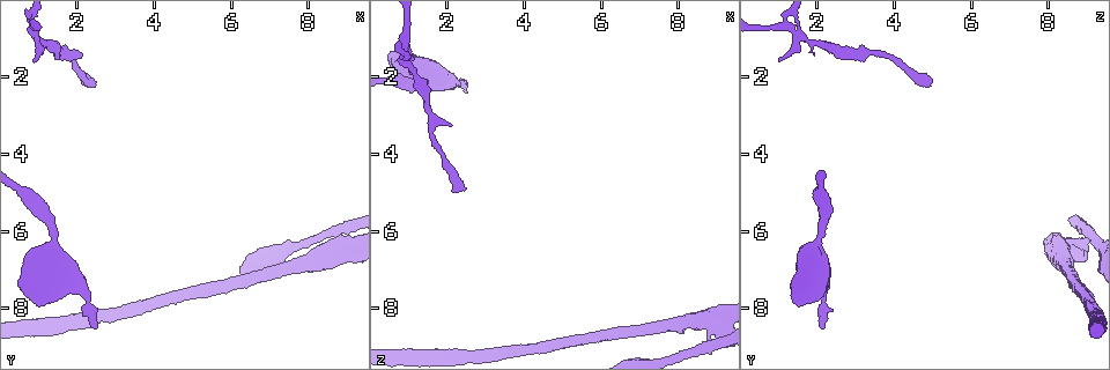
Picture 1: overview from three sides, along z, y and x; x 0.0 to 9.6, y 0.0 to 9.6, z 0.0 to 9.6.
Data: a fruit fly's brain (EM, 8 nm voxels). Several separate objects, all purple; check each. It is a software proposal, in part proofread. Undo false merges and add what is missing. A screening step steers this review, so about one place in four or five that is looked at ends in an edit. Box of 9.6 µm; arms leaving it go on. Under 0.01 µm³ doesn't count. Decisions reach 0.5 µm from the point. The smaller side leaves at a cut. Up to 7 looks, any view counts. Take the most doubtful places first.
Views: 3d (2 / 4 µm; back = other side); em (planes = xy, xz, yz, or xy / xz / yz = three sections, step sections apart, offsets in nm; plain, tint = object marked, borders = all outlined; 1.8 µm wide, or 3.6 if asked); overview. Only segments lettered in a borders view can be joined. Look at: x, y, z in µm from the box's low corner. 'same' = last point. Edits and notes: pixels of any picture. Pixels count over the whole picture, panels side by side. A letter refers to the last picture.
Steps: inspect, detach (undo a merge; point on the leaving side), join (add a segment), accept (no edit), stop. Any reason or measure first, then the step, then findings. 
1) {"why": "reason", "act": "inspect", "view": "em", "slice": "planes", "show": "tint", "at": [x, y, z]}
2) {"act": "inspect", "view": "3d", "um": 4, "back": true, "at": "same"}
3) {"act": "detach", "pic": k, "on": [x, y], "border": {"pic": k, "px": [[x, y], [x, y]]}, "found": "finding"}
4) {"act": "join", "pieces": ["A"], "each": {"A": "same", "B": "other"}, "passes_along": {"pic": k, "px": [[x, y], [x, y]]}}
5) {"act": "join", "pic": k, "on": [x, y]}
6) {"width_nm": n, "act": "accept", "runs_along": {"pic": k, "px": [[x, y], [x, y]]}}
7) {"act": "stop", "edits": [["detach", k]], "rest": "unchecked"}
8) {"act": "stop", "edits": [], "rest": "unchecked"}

{"why": "long arm stops here", "act": "inspect", "view": "3d", "um": 2, "at": [2.50, 2.30, 4.95]}

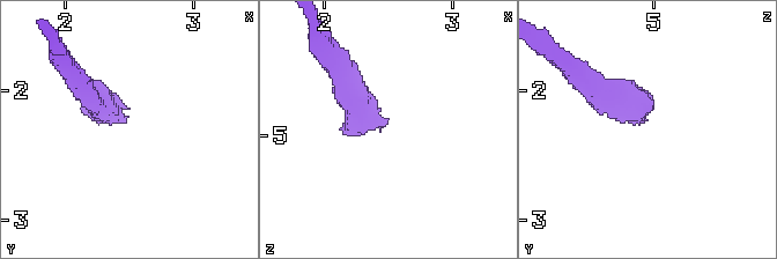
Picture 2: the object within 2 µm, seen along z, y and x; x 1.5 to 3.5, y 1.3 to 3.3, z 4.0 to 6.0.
{"act": "inspect", "view": "em", "slice": "planes", "show": "plain", "at": [2.48, 2.24, 4.92]}

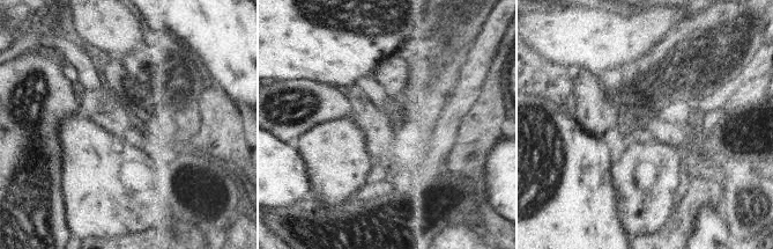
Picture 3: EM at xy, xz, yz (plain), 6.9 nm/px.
{"act": "inspect", "view": "em", "slice": "planes", "show": "borders", "at": "same"}

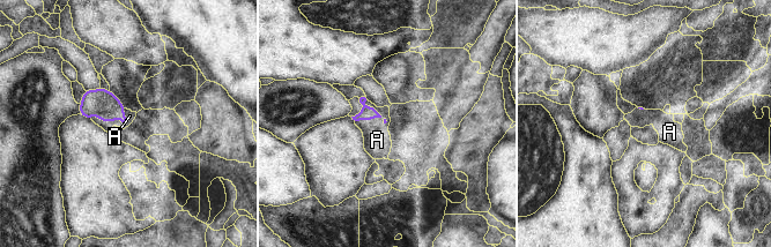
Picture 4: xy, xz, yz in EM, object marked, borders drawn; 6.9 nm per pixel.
{"longest_contact_nm": ["A", 260], "act": "join", "pieces": ["A"], "each": {"A": "same"}, "passes_along": {"pic": 4, "px": [[101, 102], [109, 120], [130, 115]]}, "found": "it goes on there"}

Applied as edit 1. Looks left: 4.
{"why": "branch stops here", "act": "inspect", "view": "3d", "um": 4, "back": true, "at": [2.55, 8.50, 2.15]}

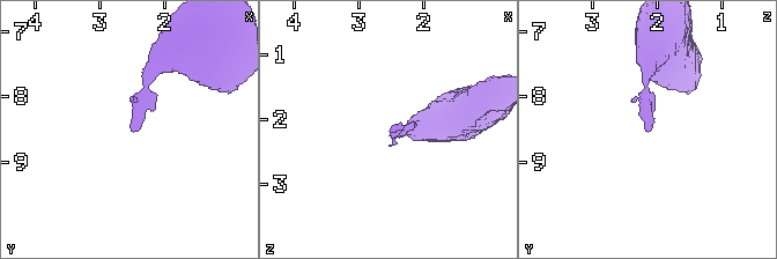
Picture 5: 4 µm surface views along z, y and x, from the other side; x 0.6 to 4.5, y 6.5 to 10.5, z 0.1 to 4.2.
{"act": "inspect", "view": "em", "slice": "planes", "show": "tint", "at": [2.50, 8.55, 2.15]}

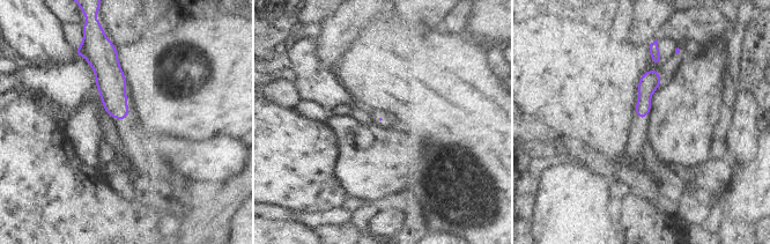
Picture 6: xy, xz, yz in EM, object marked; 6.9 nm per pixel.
{"why": "see the neighbours", "act": "inspect", "view": "em", "slice": "planes", "show": "borders", "at": "same"}

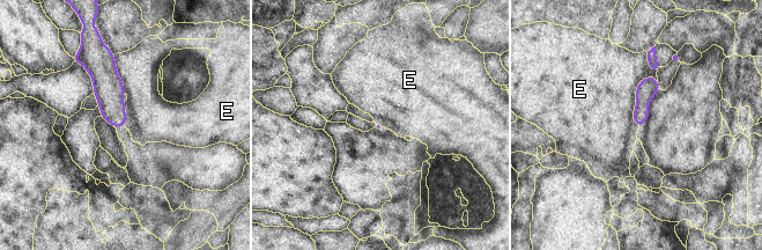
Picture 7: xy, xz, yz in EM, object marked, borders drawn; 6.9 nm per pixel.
{"act": "accept", "each": {"E": "other"}, "border": {"pic": 7, "px": [[653, 74], [635, 94], [638, 127]]}, "found": "none of them fits"}

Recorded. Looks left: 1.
{"act": "stop", "edits": [["join", 4]], "rest": "unchecked"}

